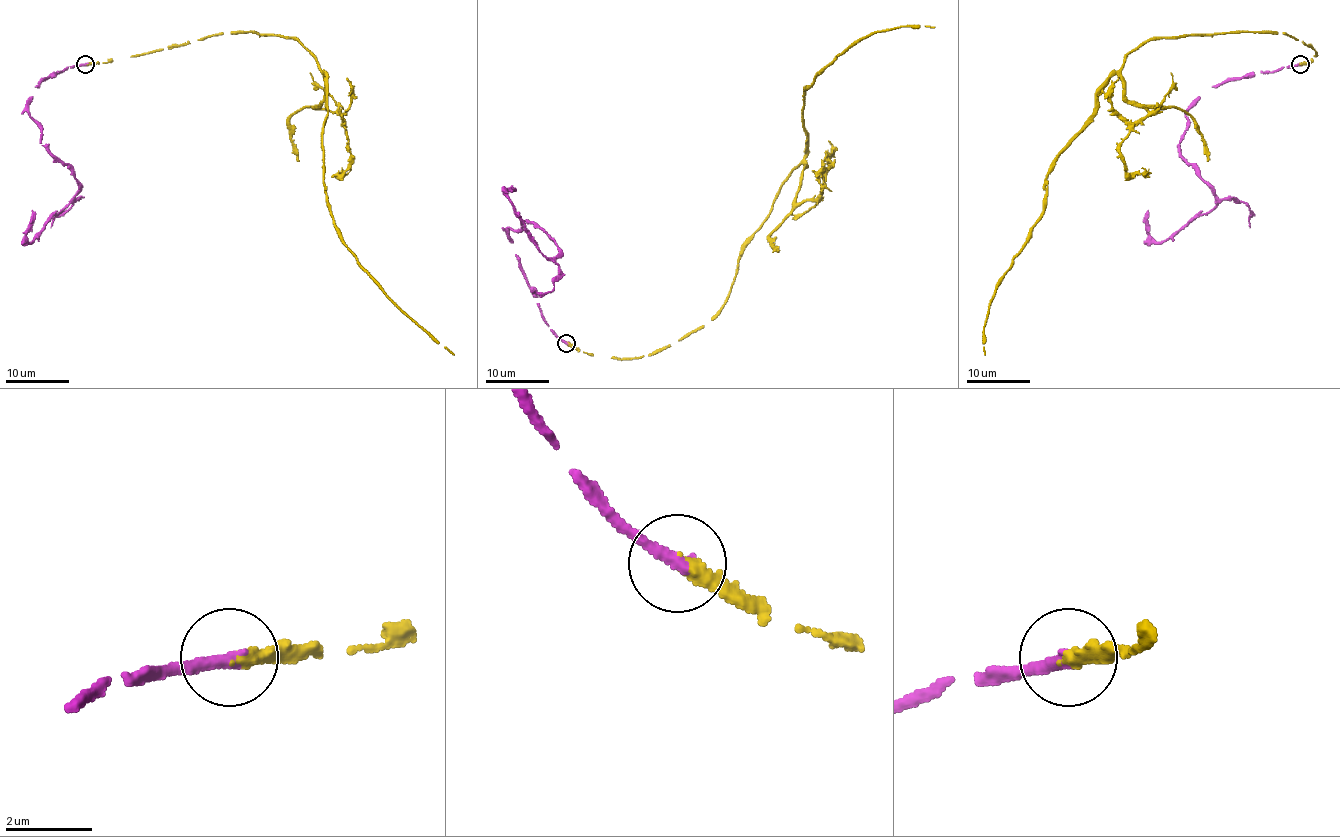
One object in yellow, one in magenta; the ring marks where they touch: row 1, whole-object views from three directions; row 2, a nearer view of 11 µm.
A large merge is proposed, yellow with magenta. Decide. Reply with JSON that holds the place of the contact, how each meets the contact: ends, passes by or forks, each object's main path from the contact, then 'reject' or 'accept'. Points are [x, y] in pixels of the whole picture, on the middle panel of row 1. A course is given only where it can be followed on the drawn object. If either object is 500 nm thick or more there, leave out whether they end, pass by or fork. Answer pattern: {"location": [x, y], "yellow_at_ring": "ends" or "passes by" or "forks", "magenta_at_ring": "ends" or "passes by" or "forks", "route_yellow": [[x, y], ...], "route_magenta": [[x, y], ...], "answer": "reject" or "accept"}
{"location": [566, 343], "yellow_at_ring": "ends", "magenta_at_ring": "ends", "route_yellow": [[565, 342], [635, 358], [711, 320], [744, 243], [806, 156], [804, 89], [871, 34], [934, 28]], "route_magenta": [[565, 342], [550, 330], [509, 228], [531, 221], [559, 249], [551, 259], [539, 249], [507, 197], [512, 191]], "answer": "accept"}

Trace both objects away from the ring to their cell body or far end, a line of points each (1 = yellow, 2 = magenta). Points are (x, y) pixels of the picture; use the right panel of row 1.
1: (1300, 63), (1311, 46), (1259, 32), (1154, 36), (1126, 57), (1047, 177), (1045, 207), (992, 297), (985, 354)
2: (1300, 63), (1232, 77), (1192, 104), (1178, 152), (1216, 201), (1207, 213), (1161, 242), (1150, 234), (1148, 210)

